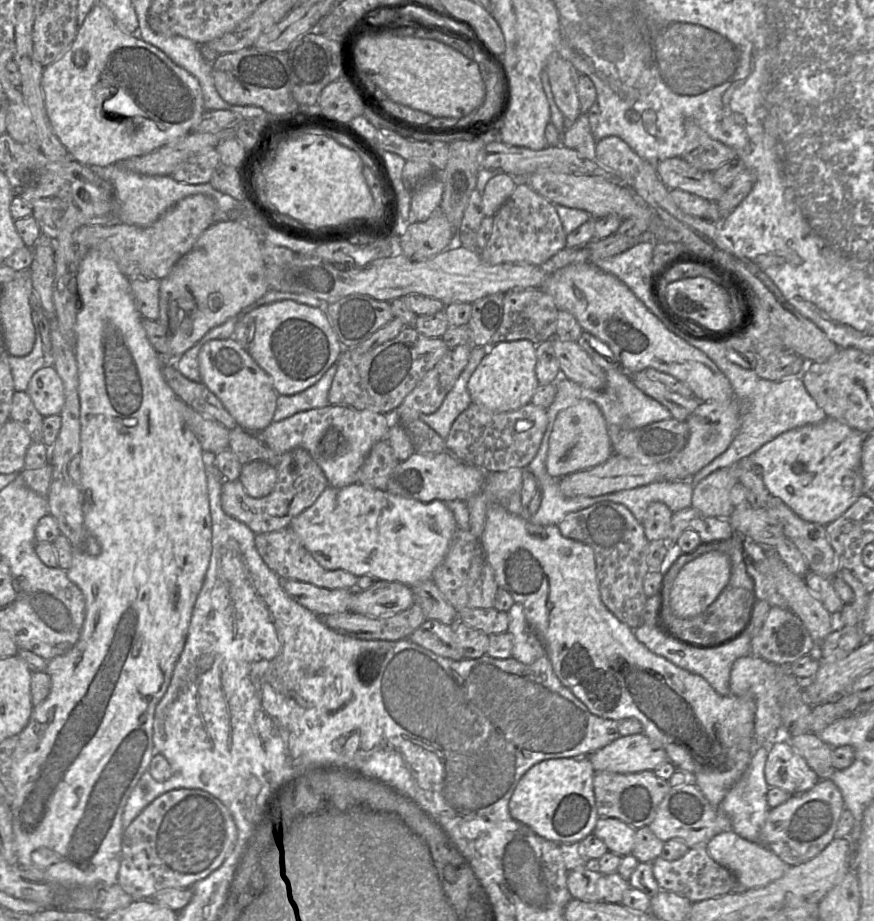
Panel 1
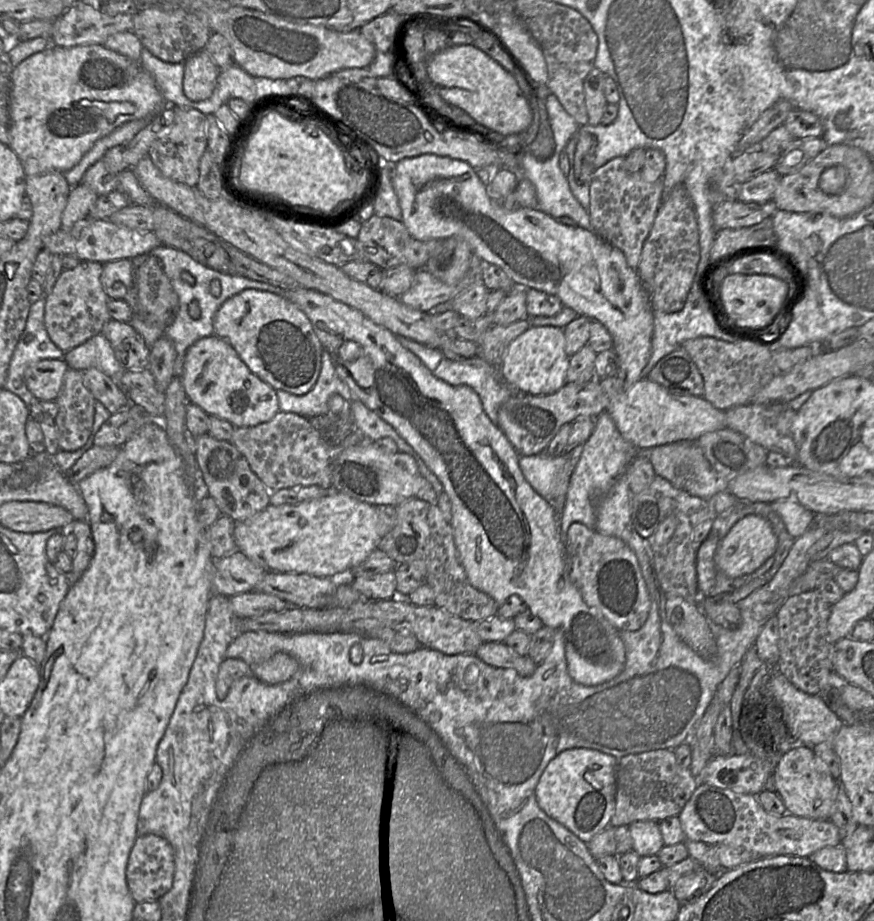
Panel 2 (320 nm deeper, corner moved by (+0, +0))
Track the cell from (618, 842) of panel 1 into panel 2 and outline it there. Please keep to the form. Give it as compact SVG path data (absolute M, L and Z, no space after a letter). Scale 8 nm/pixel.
M635 821L628 828L633 842L632 851L640 857L656 855L664 846L658 821Z

